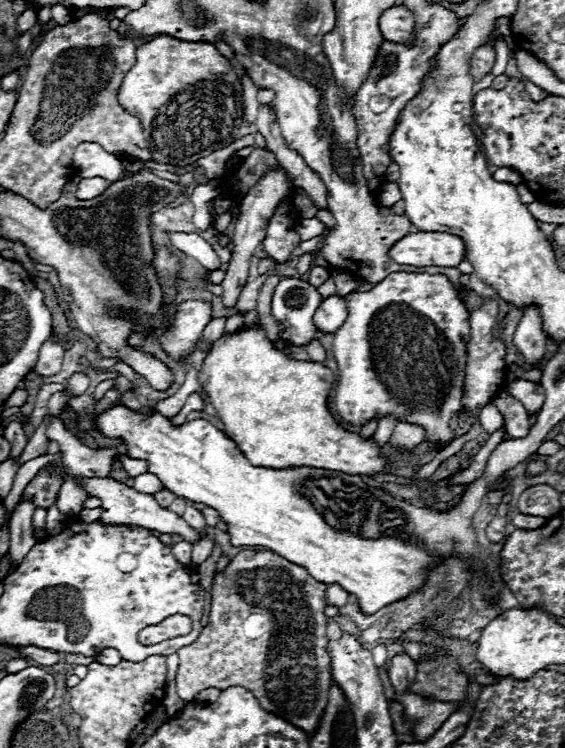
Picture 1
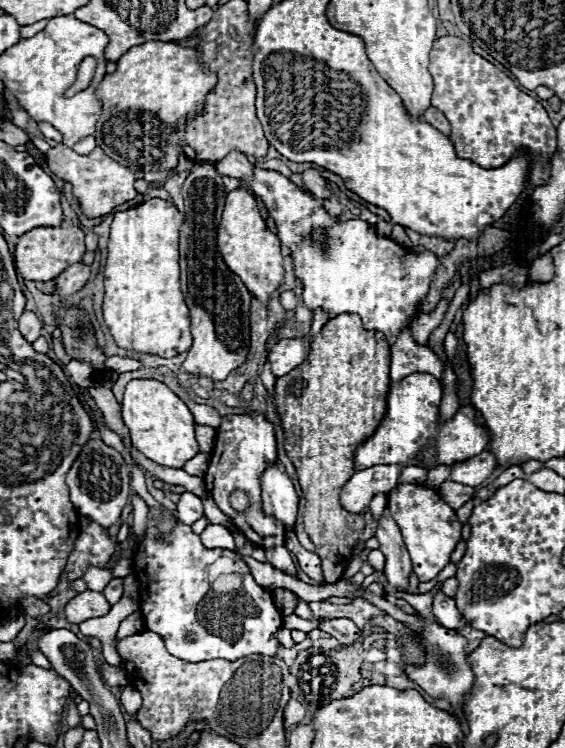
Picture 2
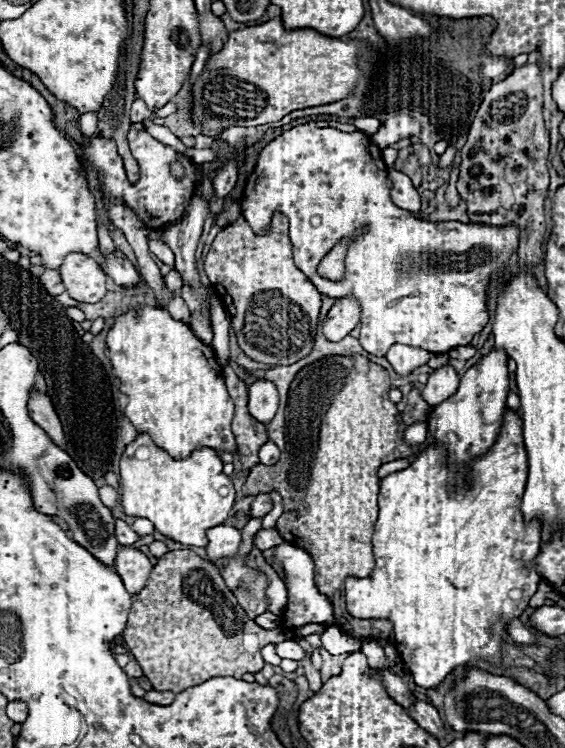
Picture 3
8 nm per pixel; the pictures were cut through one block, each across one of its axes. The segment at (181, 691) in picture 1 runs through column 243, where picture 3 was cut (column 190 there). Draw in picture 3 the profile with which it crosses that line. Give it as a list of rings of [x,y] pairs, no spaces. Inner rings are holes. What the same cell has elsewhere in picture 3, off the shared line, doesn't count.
[[[174,550],[164,554],[158,564],[152,568],[146,586],[132,594],[132,606],[128,614],[126,628],[122,632],[124,644],[134,654],[136,662],[142,666],[144,676],[150,678],[150,684],[154,690],[168,690],[178,694],[180,690],[198,686],[214,676],[236,676],[242,678],[246,672],[260,672],[264,666],[264,660],[260,656],[260,650],[270,642],[284,642],[286,634],[284,630],[264,630],[258,624],[254,626],[254,620],[246,616],[246,612],[240,608],[238,600],[232,596],[232,592],[226,588],[220,570],[212,564],[196,556],[192,550]],[[256,632],[256,648],[248,648],[250,640],[248,636]]]

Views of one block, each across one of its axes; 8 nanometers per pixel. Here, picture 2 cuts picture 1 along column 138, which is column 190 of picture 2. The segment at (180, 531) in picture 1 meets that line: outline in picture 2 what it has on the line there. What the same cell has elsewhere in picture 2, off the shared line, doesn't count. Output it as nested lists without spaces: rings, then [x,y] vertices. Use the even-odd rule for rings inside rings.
[[[184,492],[176,506],[178,506],[176,508],[176,518],[178,518],[178,522],[182,522],[186,526],[192,526],[196,520],[200,520],[204,516],[202,500],[192,492]]]

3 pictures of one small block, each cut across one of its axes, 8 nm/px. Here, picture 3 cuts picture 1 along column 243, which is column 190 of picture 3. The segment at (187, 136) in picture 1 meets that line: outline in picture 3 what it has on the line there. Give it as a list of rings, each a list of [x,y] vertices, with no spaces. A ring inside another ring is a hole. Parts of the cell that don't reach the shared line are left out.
[[[272,18],[260,26],[232,30],[224,48],[206,60],[202,74],[192,84],[192,98],[186,112],[198,118],[200,134],[216,138],[232,126],[278,122],[294,110],[344,100],[360,76],[358,56],[362,48],[369,46],[360,40],[344,42],[340,38],[328,38],[310,28],[286,30],[280,18]]]

